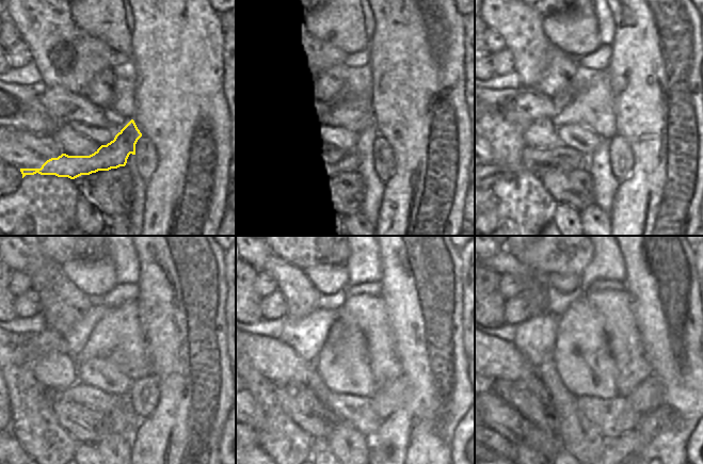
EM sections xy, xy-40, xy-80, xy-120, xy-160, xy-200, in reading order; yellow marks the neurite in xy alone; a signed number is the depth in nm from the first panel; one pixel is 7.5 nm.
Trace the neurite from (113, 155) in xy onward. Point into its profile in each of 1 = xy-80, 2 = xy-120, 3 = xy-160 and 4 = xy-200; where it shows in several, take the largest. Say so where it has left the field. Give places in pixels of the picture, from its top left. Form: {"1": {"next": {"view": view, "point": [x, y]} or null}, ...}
{"1": {"next": {"view": "xy-80", "point": [560, 156]}}, "2": {"next": {"view": "xy-120", "point": [80, 393]}}, "3": {"next": {"view": "xy-160", "point": [338, 403]}}, "4": {"next": {"view": "xy-200", "point": [582, 402]}}}

